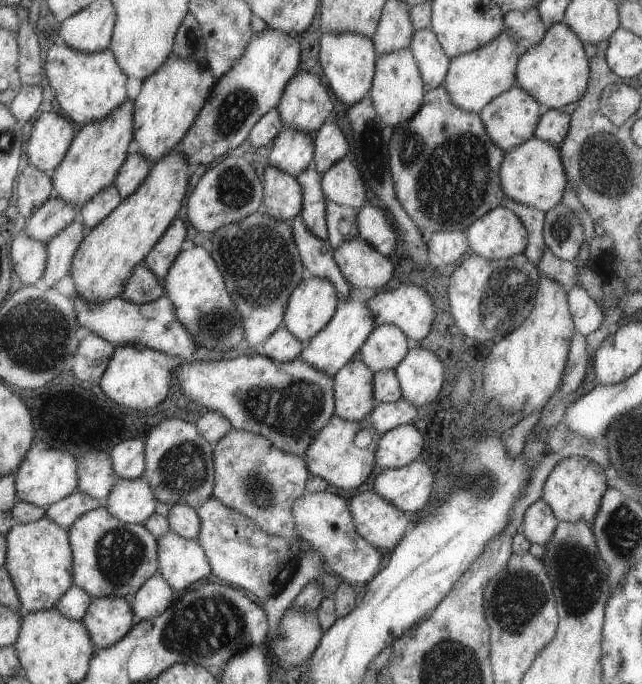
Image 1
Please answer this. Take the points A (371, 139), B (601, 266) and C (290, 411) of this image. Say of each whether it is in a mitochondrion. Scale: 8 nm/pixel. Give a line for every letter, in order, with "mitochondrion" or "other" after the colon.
A: mitochondrion
B: other
C: mitochondrion

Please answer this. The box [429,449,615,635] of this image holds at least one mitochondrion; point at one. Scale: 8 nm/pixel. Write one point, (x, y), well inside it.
(578, 577)

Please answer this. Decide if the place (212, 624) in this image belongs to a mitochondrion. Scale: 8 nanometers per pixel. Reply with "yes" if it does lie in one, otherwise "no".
yes

